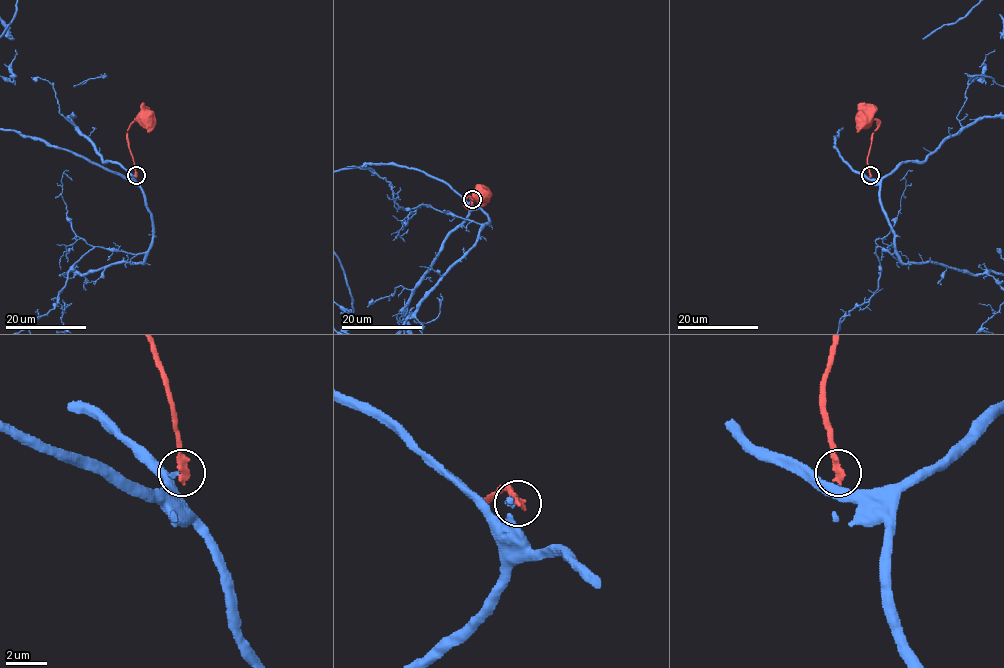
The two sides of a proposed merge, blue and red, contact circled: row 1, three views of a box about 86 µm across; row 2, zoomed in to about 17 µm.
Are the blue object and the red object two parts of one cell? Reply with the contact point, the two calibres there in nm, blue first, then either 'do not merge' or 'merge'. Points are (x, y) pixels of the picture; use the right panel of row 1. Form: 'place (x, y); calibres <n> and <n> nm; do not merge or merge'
place (870, 175); calibres 110 and 360 nm; merge

